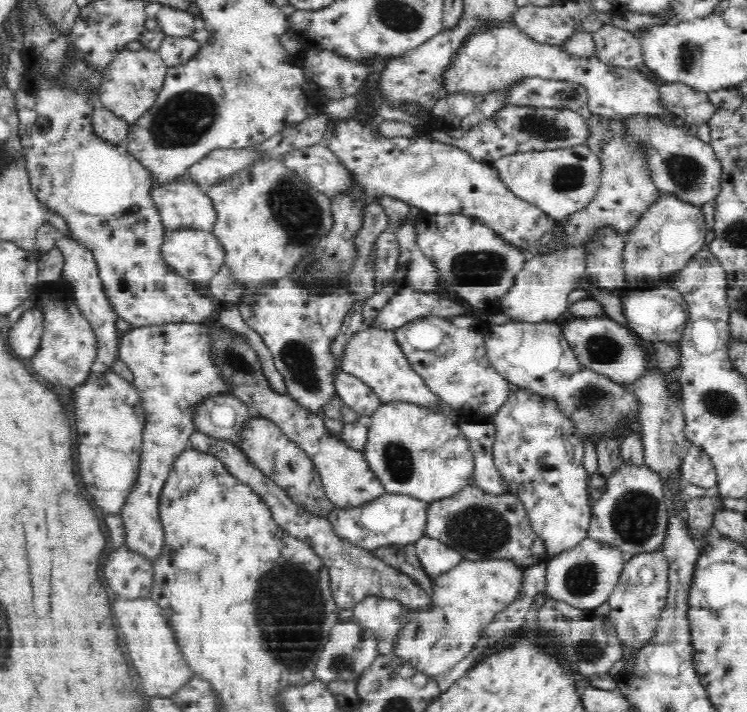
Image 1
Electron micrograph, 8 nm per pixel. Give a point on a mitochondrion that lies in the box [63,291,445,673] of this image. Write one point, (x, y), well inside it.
(299, 362)

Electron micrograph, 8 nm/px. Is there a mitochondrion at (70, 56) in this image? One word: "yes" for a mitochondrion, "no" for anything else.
no

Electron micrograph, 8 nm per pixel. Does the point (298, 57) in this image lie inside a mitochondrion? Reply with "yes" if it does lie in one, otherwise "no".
no

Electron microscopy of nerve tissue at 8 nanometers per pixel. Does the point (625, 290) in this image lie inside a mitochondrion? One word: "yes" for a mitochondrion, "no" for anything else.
no

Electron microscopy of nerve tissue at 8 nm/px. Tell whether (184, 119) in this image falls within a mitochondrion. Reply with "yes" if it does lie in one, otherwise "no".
yes

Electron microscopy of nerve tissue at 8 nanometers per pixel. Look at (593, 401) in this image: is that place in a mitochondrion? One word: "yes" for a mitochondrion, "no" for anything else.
yes

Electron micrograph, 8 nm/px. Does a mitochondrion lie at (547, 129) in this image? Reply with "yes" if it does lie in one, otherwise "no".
yes

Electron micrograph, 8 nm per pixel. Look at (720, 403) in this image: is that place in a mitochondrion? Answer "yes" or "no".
yes

